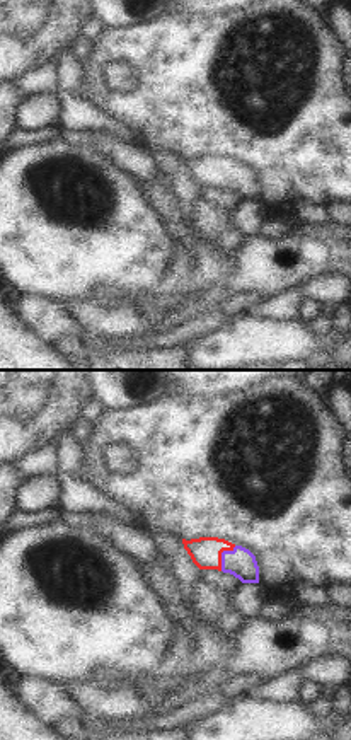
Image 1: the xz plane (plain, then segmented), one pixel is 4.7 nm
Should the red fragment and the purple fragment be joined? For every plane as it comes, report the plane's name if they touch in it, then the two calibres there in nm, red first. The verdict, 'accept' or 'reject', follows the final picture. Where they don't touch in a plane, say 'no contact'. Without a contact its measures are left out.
xz | 140/140 nm

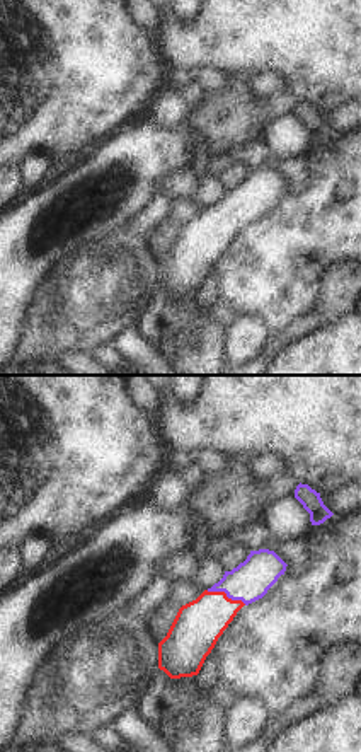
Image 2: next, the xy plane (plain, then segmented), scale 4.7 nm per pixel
xy | 220/190 nm

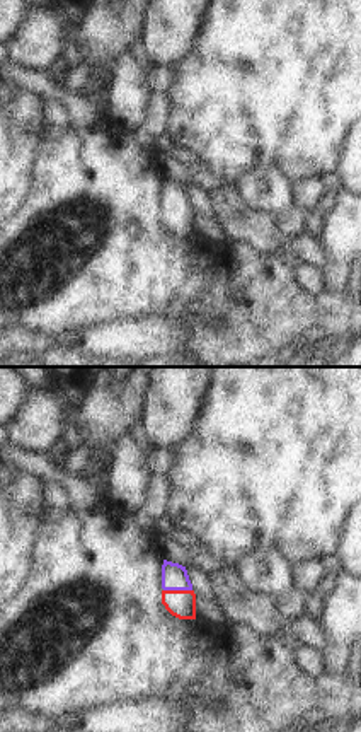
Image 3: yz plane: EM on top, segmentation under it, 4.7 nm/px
yz | 130/130 nm

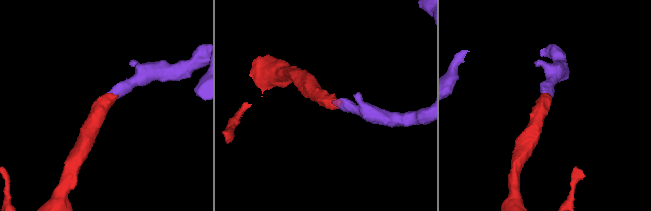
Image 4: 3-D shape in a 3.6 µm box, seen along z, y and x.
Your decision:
accept

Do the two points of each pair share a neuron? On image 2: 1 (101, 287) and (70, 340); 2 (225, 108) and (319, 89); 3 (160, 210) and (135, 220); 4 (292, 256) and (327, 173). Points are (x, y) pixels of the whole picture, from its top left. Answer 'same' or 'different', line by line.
1: same
2: different
3: same
4: same

